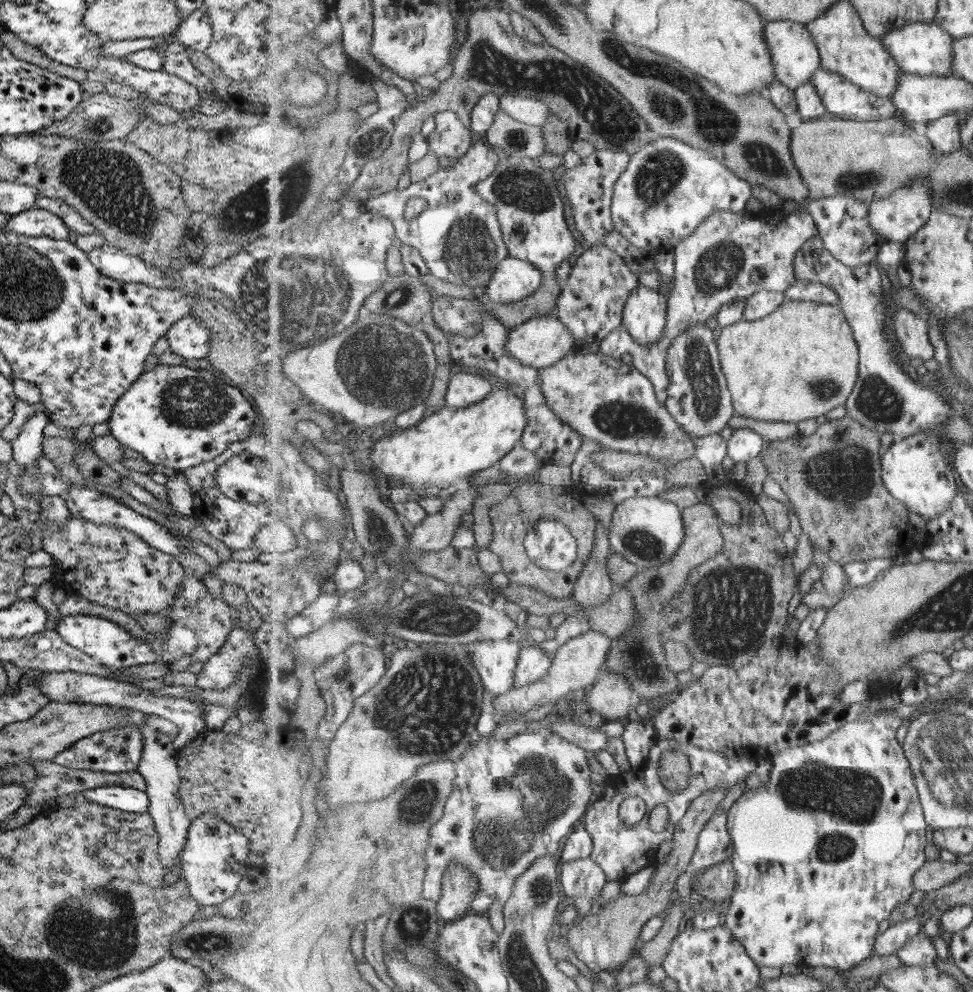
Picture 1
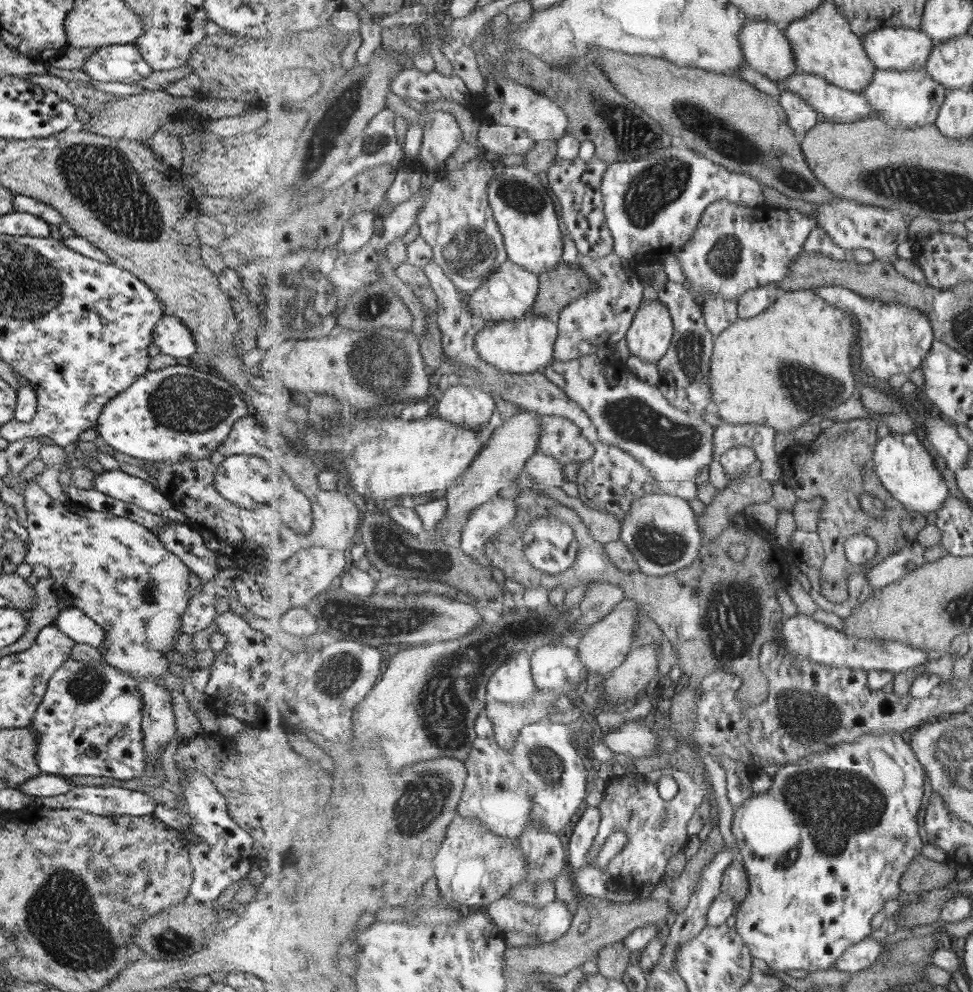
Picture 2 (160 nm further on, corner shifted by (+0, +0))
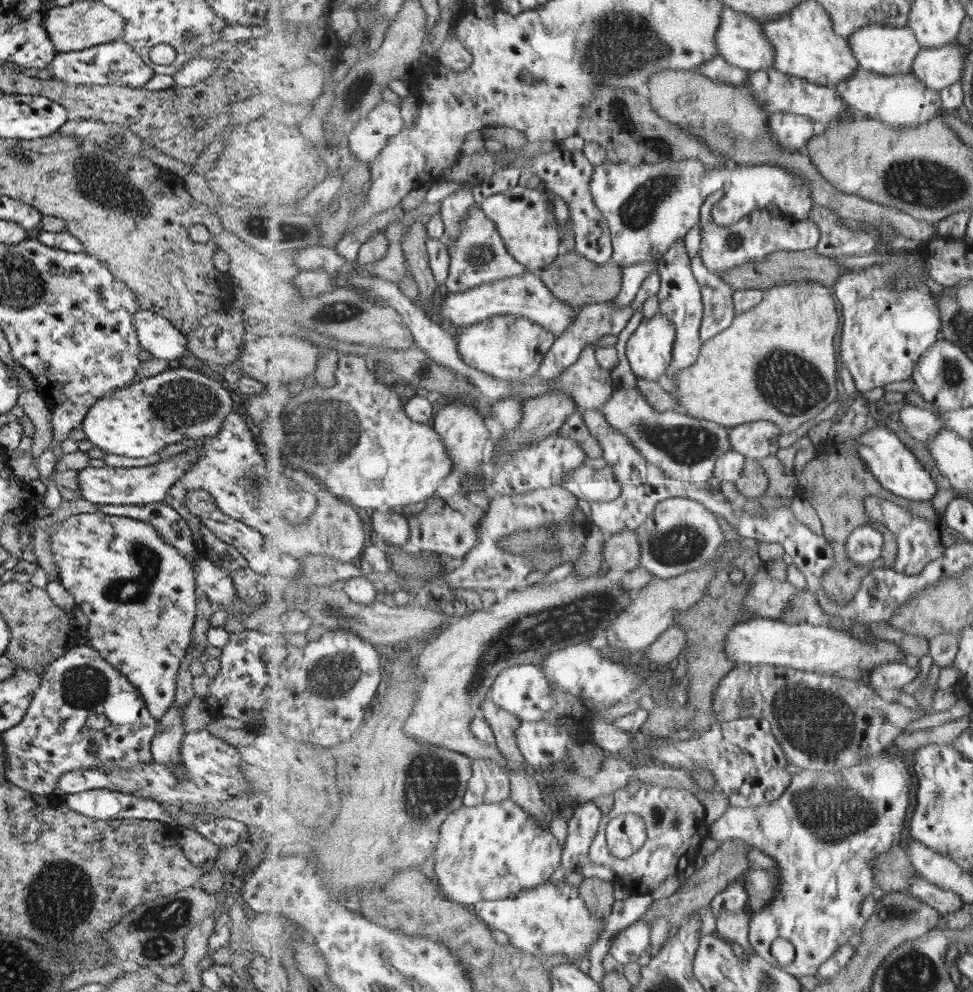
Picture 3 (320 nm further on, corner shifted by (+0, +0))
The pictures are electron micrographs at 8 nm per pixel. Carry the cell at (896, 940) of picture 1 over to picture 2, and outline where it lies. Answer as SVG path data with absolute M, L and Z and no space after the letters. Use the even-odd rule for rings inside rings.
M871 938L863 940L845 952L845 956L836 962L835 969L852 974L869 968L890 946Z

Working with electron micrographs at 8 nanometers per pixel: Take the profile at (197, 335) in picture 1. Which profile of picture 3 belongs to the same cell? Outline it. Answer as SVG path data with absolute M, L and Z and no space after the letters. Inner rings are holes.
M139 309L132 314L132 325L140 348L147 350L151 357L180 363L186 340L166 318Z

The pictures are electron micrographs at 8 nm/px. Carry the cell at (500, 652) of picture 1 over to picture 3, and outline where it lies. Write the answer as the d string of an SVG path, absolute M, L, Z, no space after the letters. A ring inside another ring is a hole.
M533 663L515 665L505 669L495 680L489 692L490 698L501 708L518 716L523 721L542 721L549 710L555 706L555 697L551 694L552 686L544 671L539 670Z

